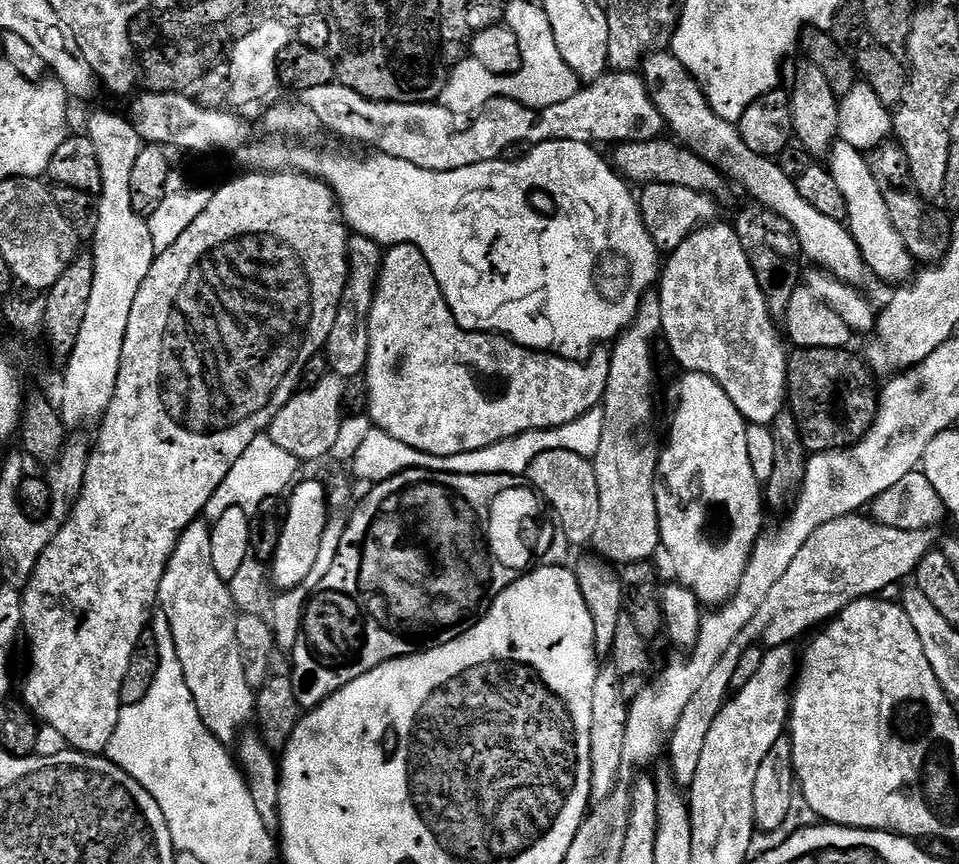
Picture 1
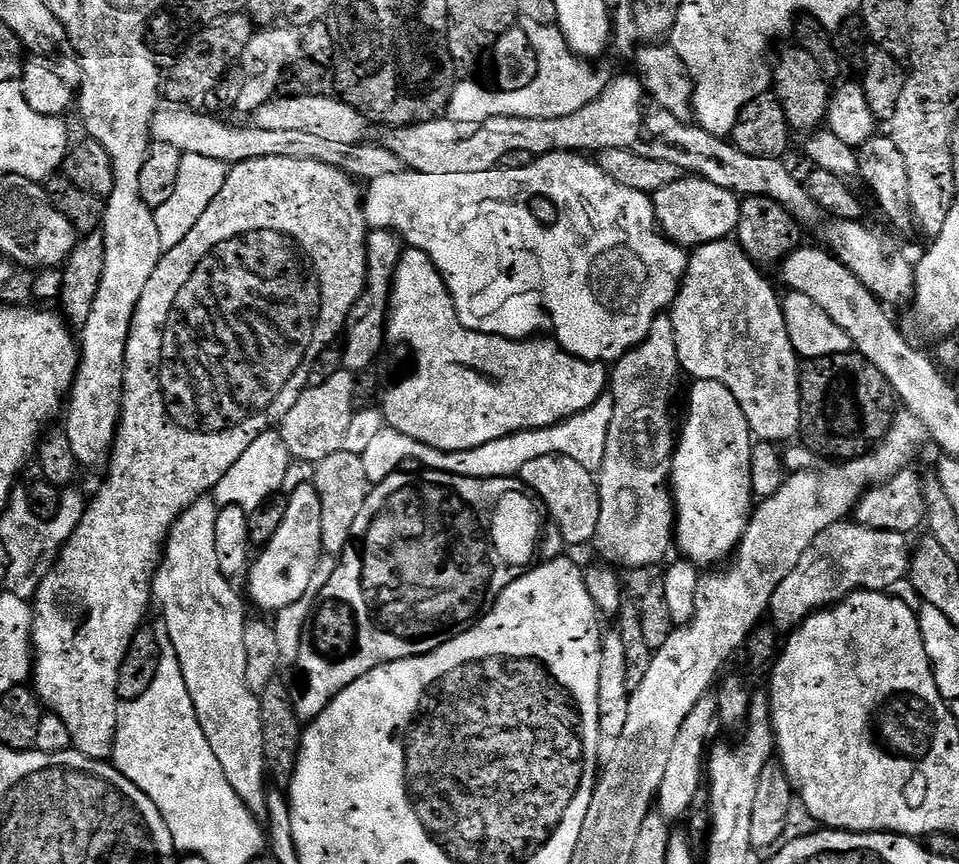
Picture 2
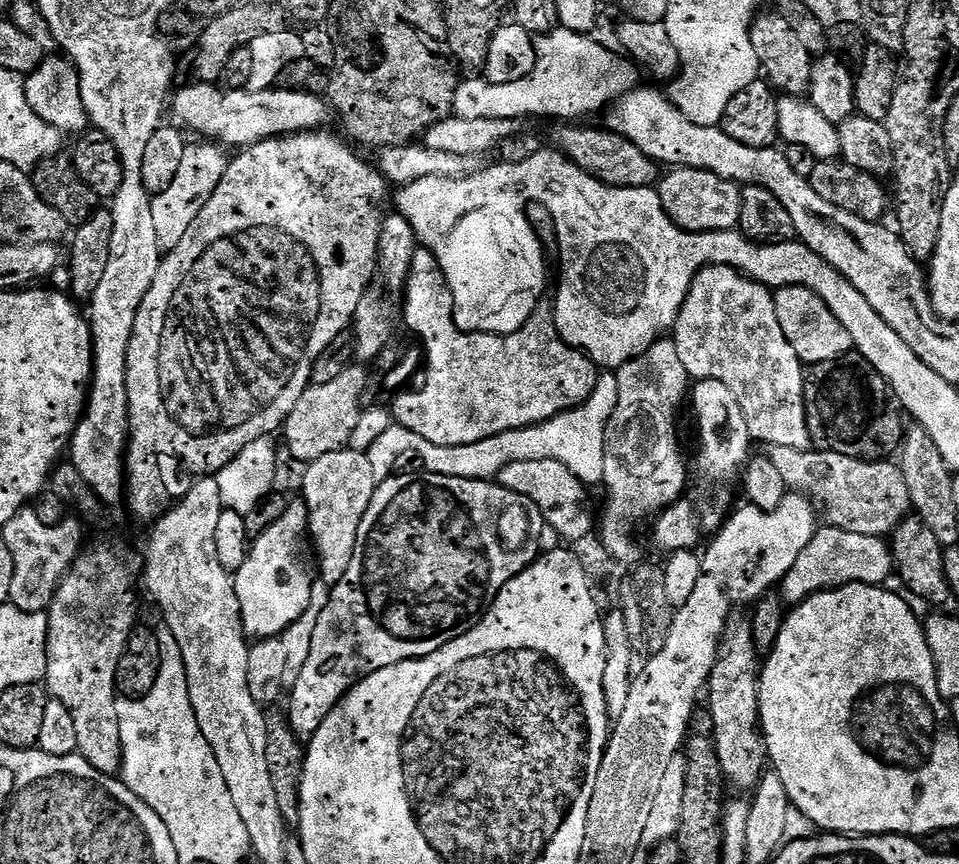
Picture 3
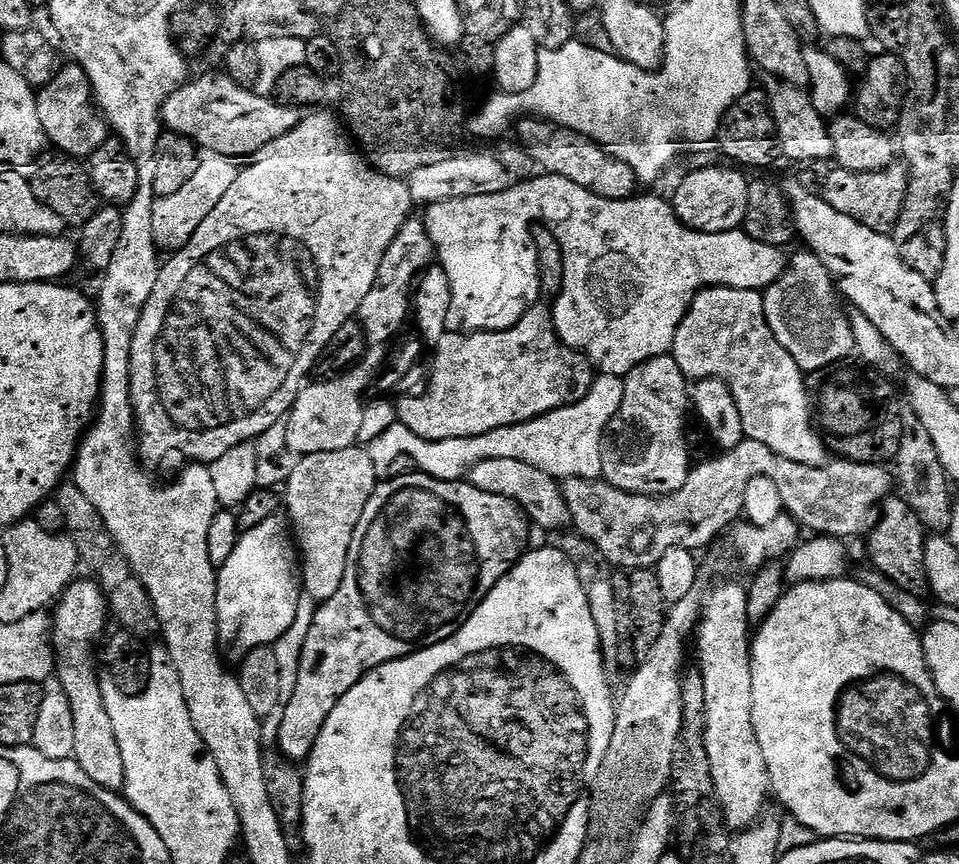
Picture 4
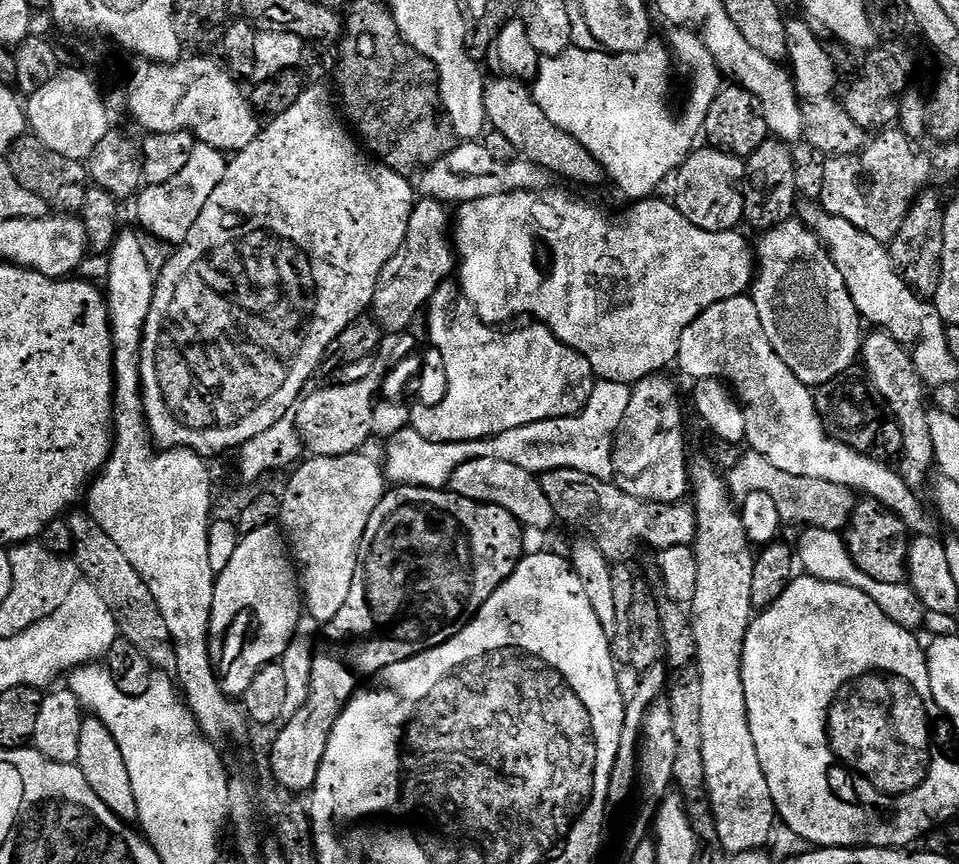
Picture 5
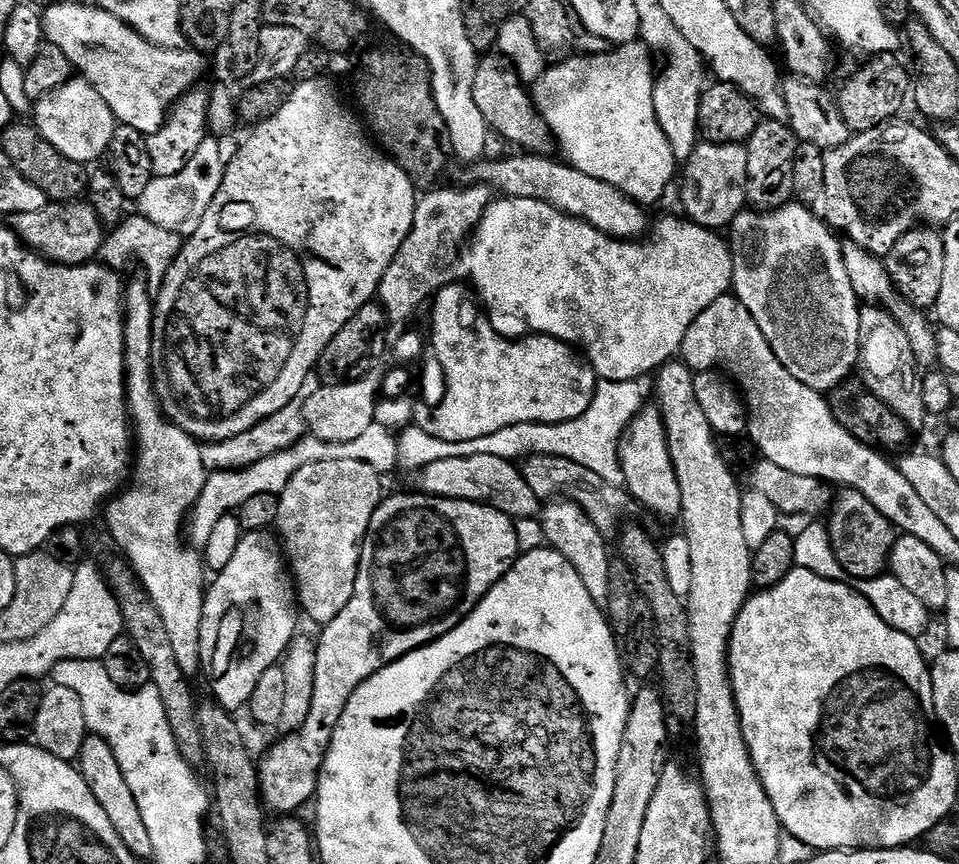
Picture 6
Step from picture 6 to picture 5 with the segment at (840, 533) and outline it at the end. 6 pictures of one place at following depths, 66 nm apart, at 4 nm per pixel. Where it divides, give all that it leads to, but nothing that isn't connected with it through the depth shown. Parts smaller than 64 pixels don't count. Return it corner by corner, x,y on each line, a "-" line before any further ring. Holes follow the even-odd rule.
871,498
857,503
846,527
846,543
852,561
878,582
905,583
908,574
910,531
898,514

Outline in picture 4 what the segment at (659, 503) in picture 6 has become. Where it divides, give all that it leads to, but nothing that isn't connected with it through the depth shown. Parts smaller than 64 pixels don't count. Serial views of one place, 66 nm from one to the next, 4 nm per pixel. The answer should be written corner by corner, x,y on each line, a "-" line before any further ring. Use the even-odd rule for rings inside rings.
669,354
639,364
634,371
623,377
624,398
620,413
612,421
604,446
603,479
622,492
634,496
666,497
682,490
686,485
690,461
688,462
688,440
684,437
684,423
690,416
690,380
678,366
676,357

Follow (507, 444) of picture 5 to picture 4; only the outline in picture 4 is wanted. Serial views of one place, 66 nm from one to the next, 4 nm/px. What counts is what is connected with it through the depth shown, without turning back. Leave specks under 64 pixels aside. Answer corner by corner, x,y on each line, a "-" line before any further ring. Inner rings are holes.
600,374
593,379
588,397
579,404
569,404
566,408
547,412
537,420
527,420
525,424
499,428
484,436
467,436
461,440
424,440
414,434
414,430
397,422
382,434
379,442
369,443
366,451
372,457
376,475
380,478
384,478
399,460
413,460
425,476
433,476
436,480
464,480
476,465
508,458
526,462
526,466
534,466
561,481
570,478
598,480
604,474
606,433
620,413
623,398
623,379

